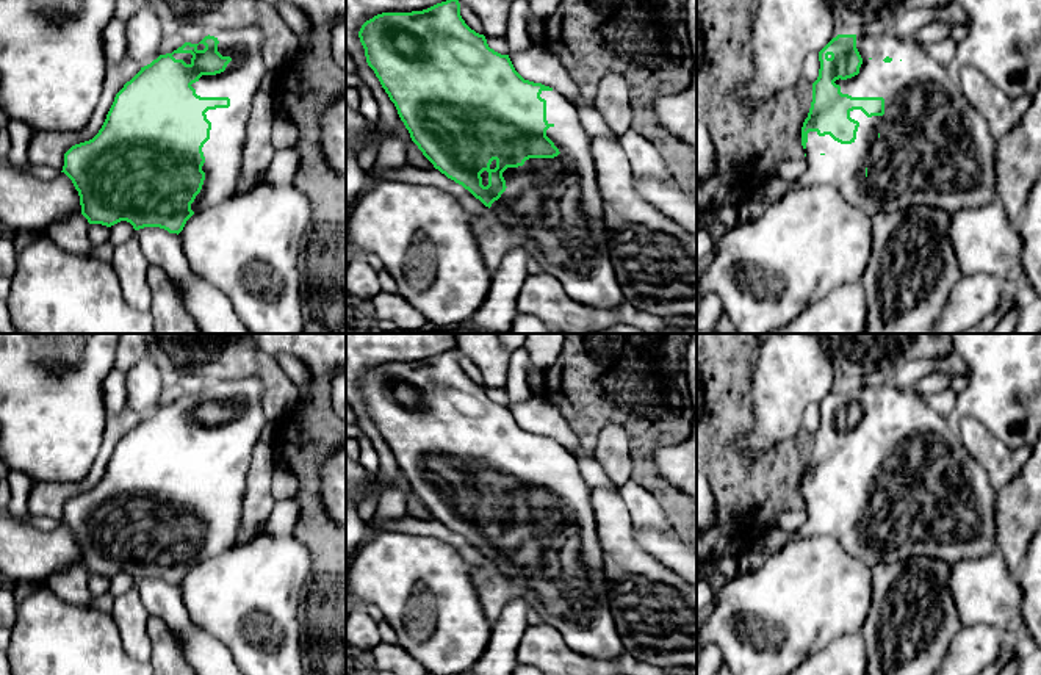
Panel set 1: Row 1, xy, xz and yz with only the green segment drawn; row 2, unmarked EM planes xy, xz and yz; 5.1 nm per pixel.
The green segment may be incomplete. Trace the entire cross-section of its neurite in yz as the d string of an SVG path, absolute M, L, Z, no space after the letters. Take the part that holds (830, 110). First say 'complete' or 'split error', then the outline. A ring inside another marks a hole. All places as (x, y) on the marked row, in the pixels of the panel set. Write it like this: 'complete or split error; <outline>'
split error; M878 31L874 36L837 34L819 52L819 77L801 127L806 172L786 193L830 185L869 218L910 207L944 211L972 210L996 202L996 146L986 119L967 102L955 74L935 61L916 39Z

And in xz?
split error; M446 0L423 11L377 14L362 25L358 38L365 49L368 66L374 70L382 88L394 103L401 121L410 133L412 141L434 164L434 168L445 174L448 179L462 185L485 207L488 207L498 216L498 219L512 230L518 244L540 265L542 271L556 277L562 283L570 298L582 305L615 310L623 305L625 298L609 257L603 204L590 152L592 138L581 125L575 105L571 105L556 89L542 83L524 80L515 70L509 55L501 55L490 49L482 33L482 22L470 6L460 5L459 0Z

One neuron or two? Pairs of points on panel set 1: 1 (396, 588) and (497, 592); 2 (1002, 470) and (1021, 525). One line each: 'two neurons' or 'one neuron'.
1: two neurons
2: two neurons

